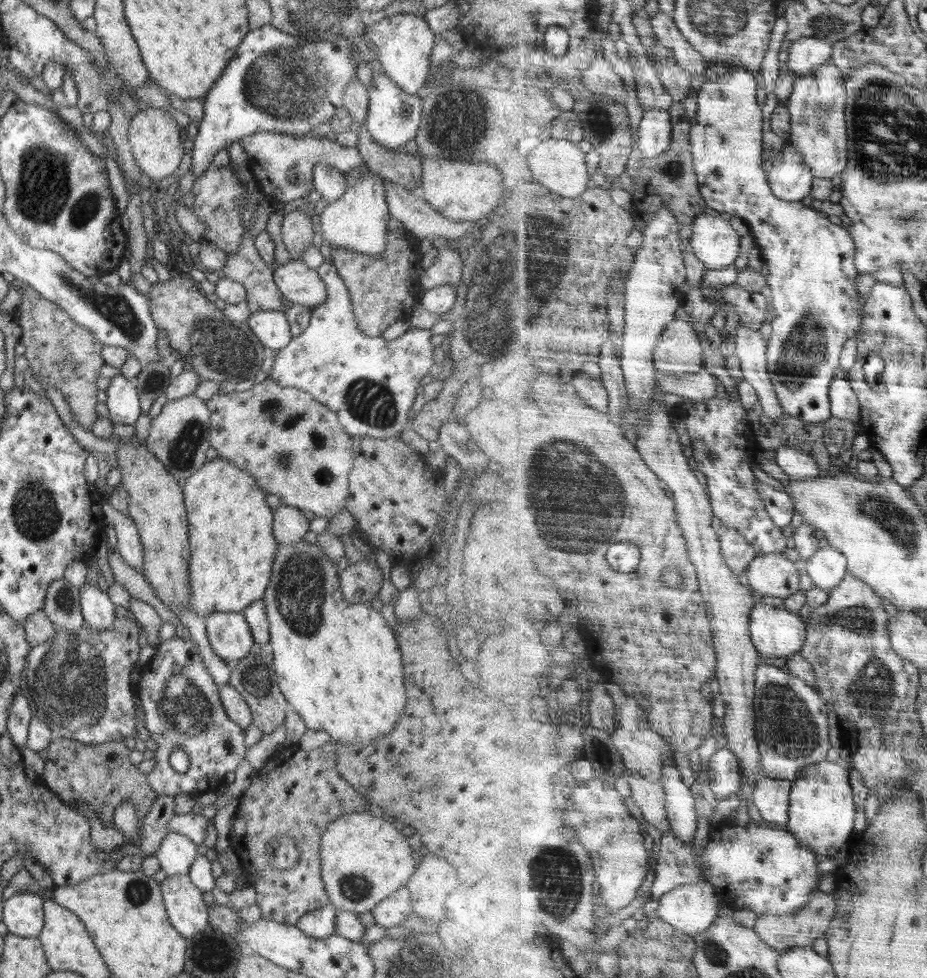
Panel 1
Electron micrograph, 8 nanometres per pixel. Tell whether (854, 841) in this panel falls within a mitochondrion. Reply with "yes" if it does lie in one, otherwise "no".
no

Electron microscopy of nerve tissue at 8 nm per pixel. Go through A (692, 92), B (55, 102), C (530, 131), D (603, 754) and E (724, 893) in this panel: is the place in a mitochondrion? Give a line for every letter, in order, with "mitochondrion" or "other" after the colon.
A: other
B: other
C: other
D: mitochondrion
E: other

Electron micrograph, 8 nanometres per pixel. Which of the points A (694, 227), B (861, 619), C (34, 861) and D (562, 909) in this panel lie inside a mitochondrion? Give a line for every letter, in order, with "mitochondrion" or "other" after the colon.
A: other
B: mitochondrion
C: other
D: mitochondrion

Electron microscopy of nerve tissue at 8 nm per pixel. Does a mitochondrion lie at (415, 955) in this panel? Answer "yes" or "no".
yes

